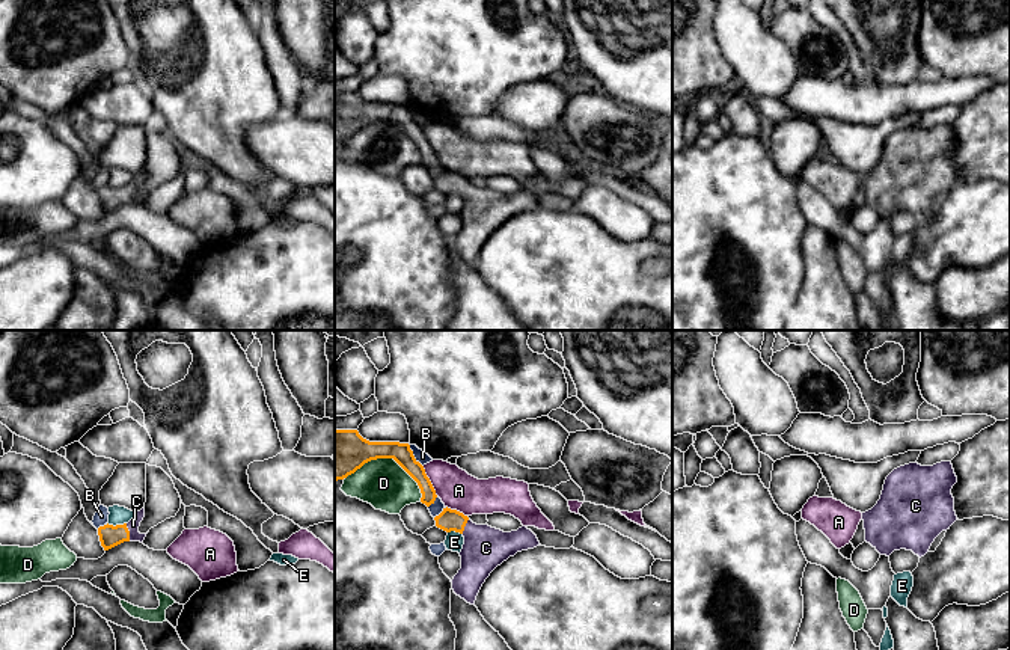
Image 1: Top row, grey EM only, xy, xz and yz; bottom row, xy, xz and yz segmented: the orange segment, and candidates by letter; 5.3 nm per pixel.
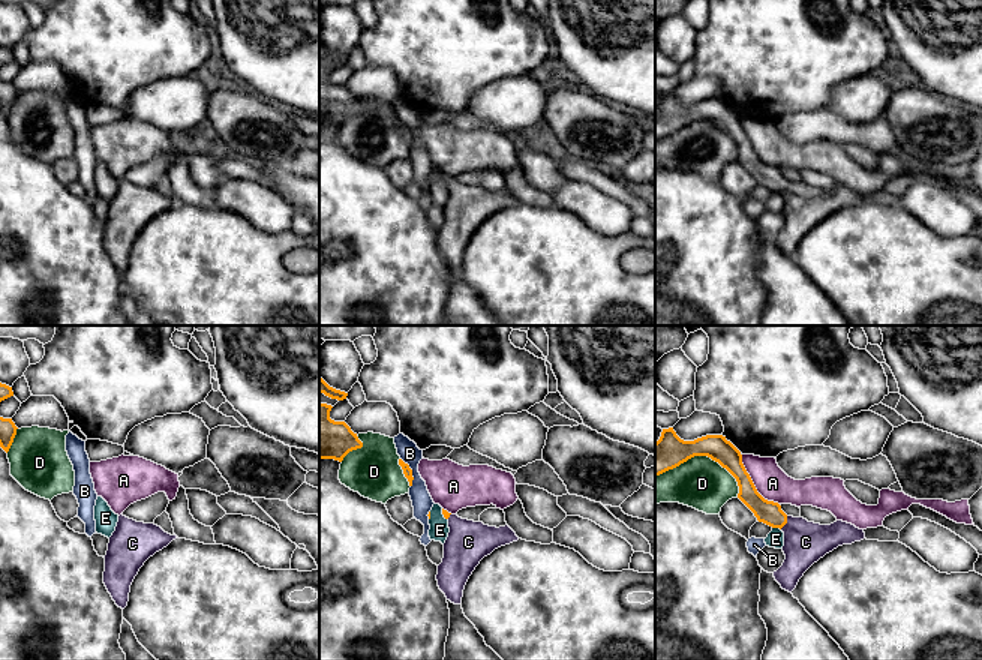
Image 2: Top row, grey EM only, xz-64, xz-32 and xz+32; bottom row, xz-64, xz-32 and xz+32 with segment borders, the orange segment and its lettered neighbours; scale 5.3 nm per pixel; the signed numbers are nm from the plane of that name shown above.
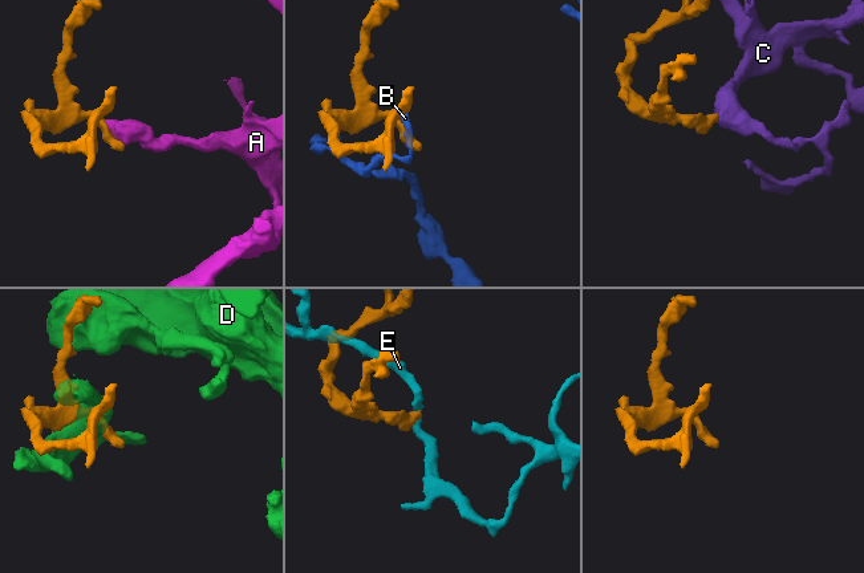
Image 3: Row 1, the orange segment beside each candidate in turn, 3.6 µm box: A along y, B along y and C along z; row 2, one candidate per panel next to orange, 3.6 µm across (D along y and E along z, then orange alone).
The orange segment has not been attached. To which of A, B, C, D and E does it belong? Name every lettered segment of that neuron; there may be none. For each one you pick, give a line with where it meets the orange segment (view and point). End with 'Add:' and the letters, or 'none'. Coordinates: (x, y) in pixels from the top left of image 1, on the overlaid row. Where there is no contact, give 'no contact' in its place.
C: meets orange in xy at (128, 533)
Add: C

